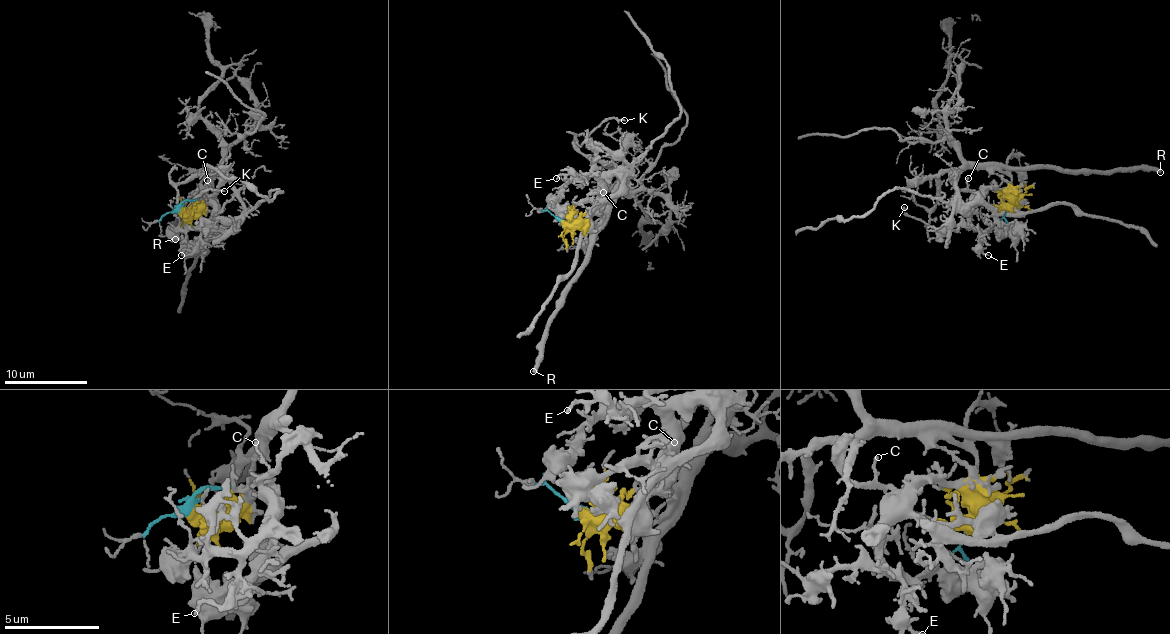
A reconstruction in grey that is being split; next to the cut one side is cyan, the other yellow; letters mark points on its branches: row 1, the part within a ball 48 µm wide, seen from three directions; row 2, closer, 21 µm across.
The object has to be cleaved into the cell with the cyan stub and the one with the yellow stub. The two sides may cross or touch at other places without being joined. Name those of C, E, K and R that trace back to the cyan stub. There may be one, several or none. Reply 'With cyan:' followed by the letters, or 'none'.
With cyan: R

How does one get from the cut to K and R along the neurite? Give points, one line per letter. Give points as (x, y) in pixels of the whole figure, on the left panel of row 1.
K: (180, 211), (200, 211), (209, 201), (214, 210), (211, 224), (197, 215), (193, 203), (207, 190), (224, 191)
R: (180, 211), (183, 202), (194, 199), (202, 189), (205, 196), (182, 221), (179, 219), (180, 229), (176, 238)

